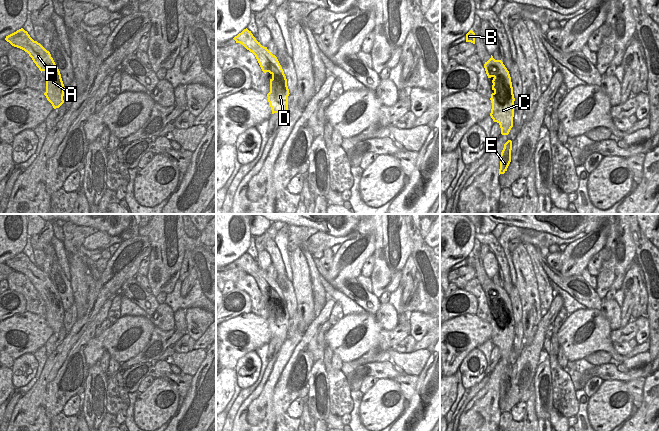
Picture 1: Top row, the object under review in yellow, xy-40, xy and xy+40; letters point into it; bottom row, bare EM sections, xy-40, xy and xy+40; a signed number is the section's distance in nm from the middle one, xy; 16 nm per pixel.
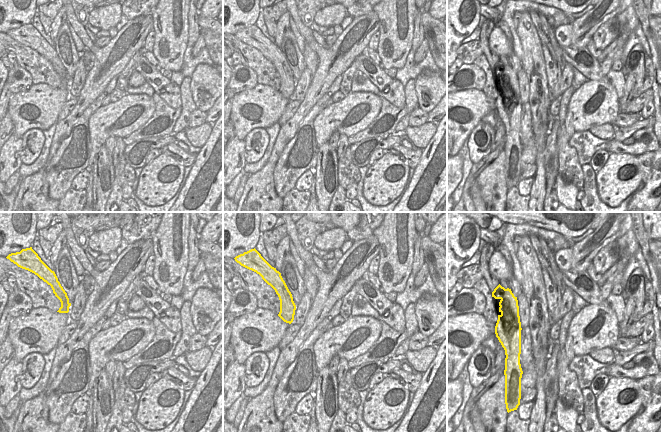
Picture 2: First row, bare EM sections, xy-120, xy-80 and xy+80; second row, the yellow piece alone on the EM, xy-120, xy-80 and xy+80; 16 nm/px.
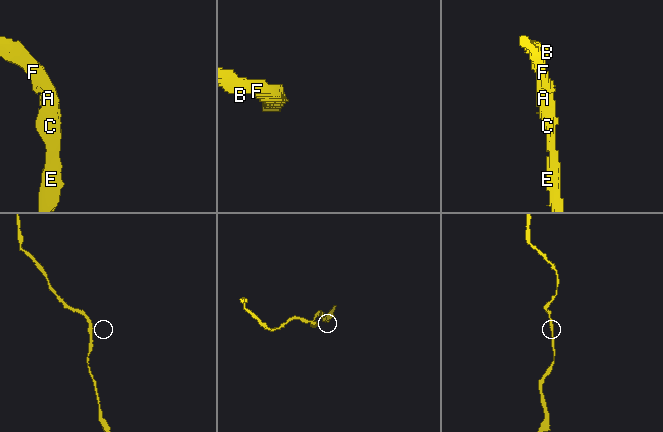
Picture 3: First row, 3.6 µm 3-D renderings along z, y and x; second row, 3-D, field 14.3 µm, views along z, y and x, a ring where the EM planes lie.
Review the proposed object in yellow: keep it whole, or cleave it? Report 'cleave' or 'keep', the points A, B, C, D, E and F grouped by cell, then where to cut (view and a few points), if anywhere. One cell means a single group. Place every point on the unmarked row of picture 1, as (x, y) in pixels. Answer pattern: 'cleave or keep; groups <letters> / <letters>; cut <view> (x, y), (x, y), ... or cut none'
keep; groups A B C D E F; cut none

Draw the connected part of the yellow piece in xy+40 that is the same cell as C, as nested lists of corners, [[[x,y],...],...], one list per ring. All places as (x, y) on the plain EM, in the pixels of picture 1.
[[[491,279],[491,282],[485,286],[484,292],[488,302],[493,302],[492,304],[492,314],[494,315],[491,318],[491,327],[492,333],[490,340],[494,346],[497,346],[501,352],[502,359],[508,359],[511,352],[513,351],[513,341],[514,341],[514,318],[513,318],[513,311],[511,306],[511,301],[509,295],[503,288],[501,284],[495,284]]]

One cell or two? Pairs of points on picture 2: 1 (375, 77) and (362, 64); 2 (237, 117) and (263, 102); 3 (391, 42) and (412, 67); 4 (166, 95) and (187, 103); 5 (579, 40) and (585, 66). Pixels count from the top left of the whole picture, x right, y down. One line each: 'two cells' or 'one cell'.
1: one cell
2: one cell
3: two cells
4: two cells
5: two cells

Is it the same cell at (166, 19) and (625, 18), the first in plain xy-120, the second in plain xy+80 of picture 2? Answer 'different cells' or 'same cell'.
same cell

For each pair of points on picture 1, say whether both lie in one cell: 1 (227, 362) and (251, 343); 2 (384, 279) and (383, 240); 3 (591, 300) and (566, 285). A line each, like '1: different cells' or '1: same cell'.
1: same cell
2: same cell
3: same cell

